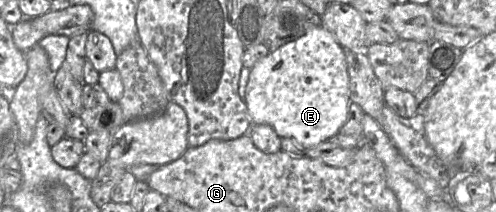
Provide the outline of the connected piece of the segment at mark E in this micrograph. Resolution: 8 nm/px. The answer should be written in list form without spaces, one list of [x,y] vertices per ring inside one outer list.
[[[322,25],[309,30],[254,64],[250,69],[244,101],[253,125],[270,125],[281,138],[292,138],[305,149],[330,140],[345,124],[351,102],[344,48]]]

